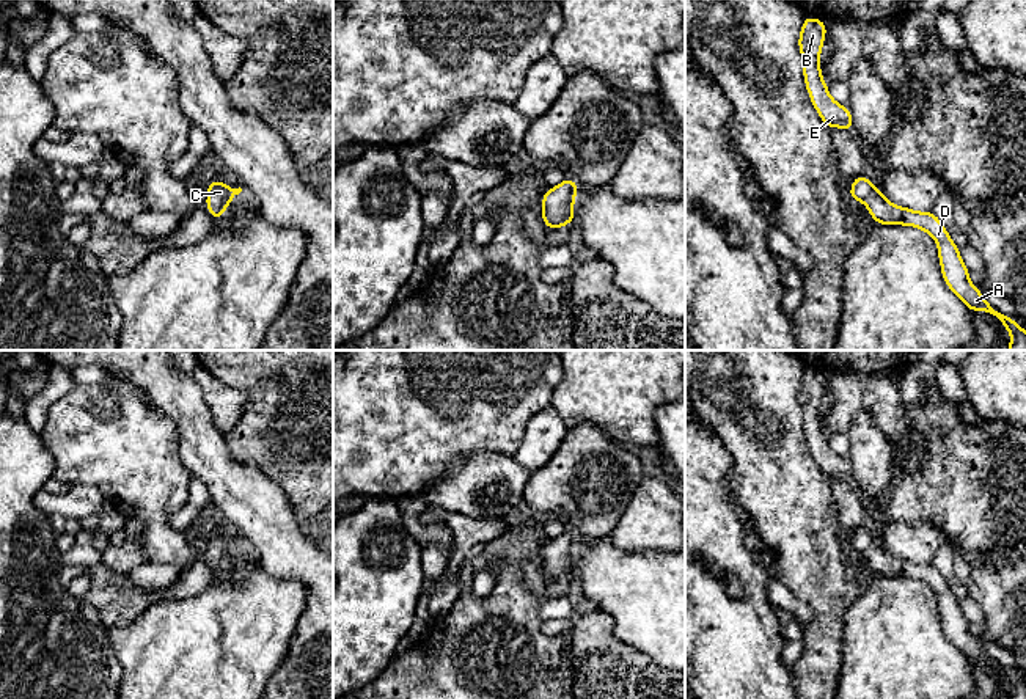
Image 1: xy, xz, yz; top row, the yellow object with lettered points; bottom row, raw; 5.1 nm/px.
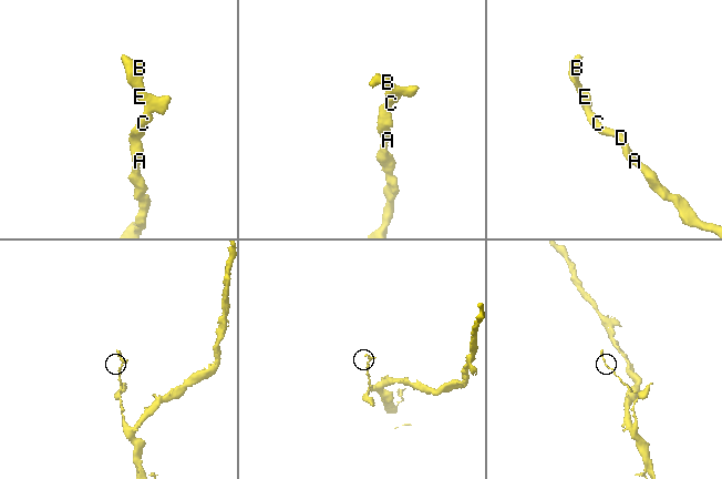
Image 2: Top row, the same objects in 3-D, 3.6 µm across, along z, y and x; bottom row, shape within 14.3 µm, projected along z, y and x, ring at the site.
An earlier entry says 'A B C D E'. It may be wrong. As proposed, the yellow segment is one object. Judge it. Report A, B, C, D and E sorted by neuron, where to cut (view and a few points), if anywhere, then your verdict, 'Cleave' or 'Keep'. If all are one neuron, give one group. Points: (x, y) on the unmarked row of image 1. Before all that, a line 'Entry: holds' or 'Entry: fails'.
Entry: holds
Groups: A B C D E. No split. Keep

